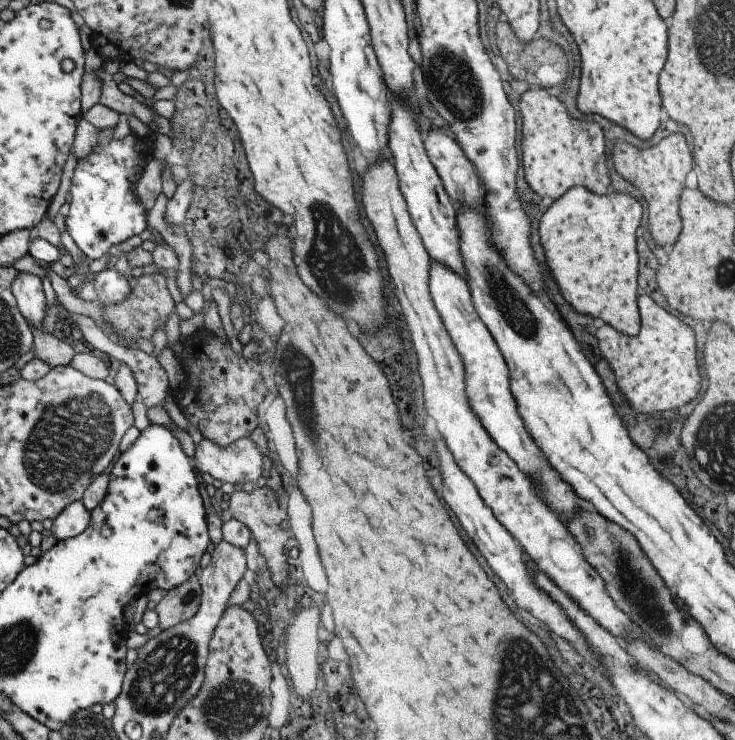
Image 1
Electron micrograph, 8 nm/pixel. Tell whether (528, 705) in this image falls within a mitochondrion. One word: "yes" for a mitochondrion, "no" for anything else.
yes

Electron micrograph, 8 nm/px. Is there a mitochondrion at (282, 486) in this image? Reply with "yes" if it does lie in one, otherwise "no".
no

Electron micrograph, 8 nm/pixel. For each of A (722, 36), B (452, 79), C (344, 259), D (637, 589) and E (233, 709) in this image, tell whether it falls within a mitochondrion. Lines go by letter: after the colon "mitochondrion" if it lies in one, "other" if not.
A: mitochondrion
B: mitochondrion
C: mitochondrion
D: mitochondrion
E: mitochondrion

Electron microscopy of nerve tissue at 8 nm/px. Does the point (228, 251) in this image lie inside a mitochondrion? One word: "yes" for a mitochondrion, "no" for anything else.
no

